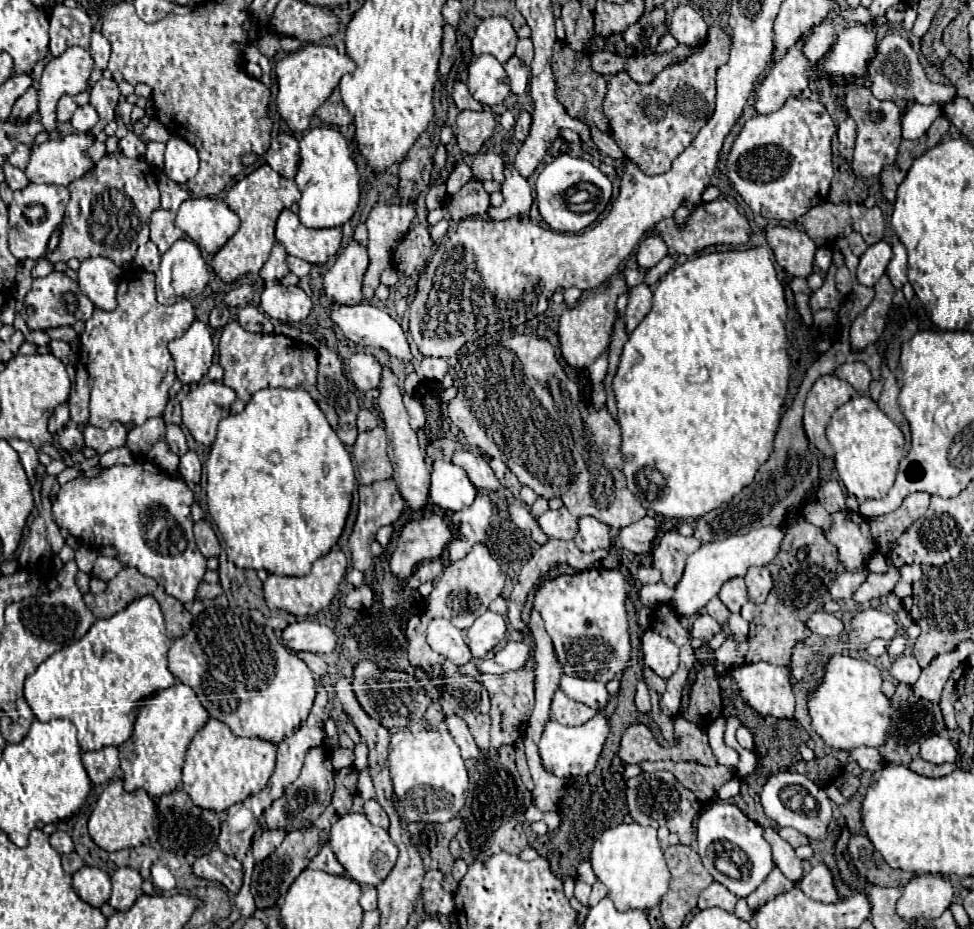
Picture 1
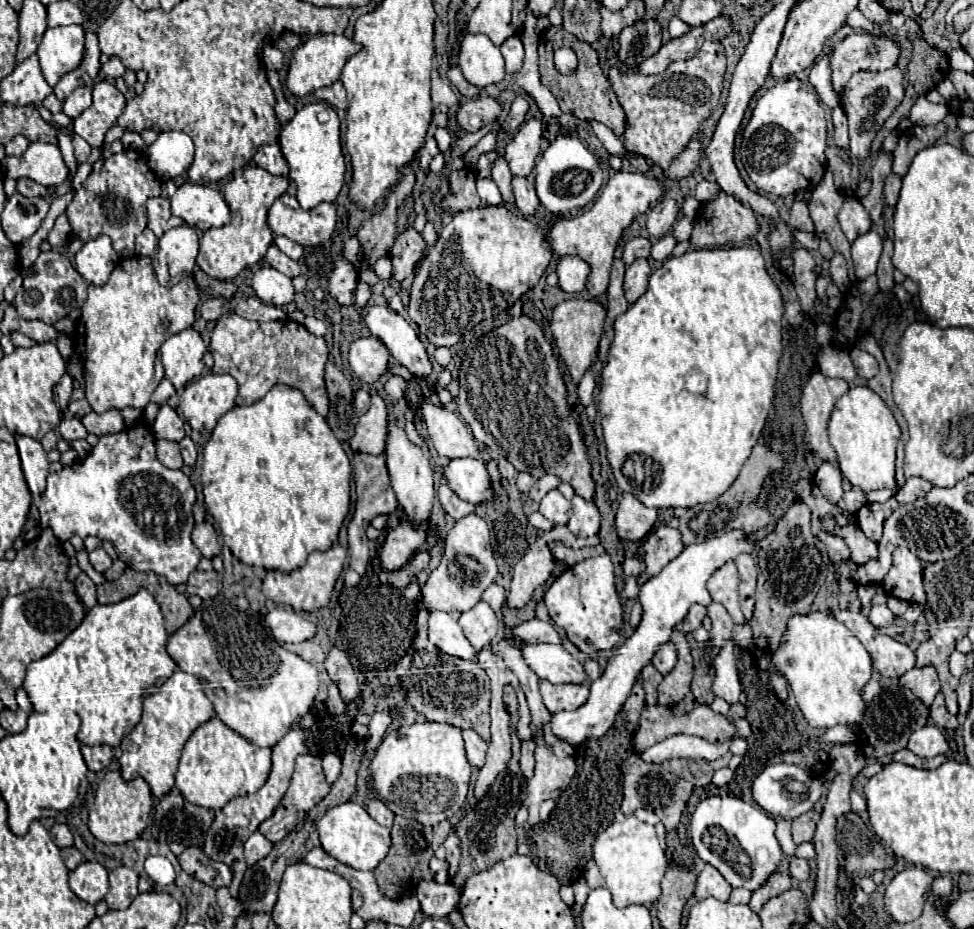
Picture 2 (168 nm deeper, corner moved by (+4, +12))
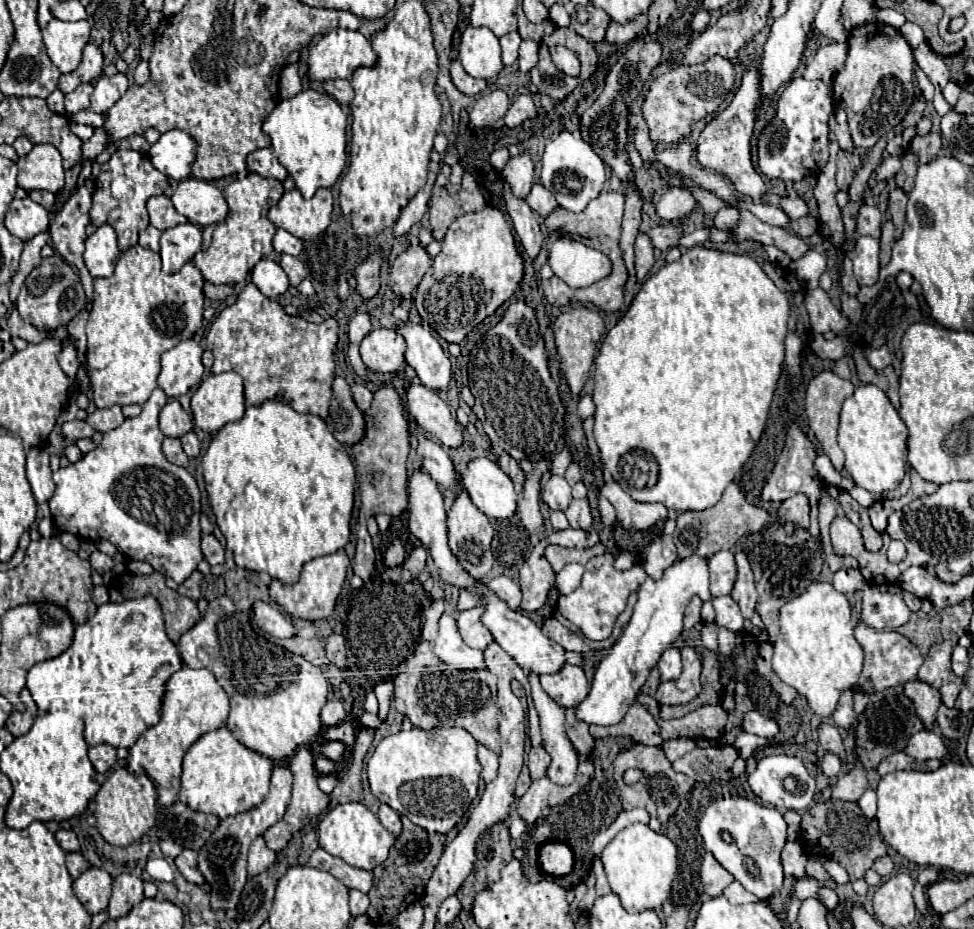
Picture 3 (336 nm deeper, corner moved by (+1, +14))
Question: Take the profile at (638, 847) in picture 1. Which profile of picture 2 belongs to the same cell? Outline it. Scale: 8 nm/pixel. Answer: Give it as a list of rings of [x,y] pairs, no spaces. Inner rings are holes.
[[[634,815],[626,817],[622,823],[614,821],[608,829],[598,833],[594,843],[594,861],[604,875],[606,889],[612,893],[616,907],[652,905],[660,897],[660,881],[668,867],[668,859],[654,827],[638,821]]]

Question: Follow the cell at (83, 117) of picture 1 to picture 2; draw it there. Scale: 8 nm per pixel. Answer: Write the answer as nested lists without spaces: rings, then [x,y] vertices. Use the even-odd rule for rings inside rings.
[[[78,87],[78,89],[74,89],[74,91],[64,99],[62,111],[64,111],[68,117],[76,119],[76,117],[78,117],[82,111],[86,111],[90,105],[92,105],[92,89],[90,89],[90,87]]]

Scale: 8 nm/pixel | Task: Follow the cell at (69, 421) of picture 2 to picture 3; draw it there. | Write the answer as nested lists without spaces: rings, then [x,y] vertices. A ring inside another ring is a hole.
[[[67,421],[63,423],[63,435],[69,439],[69,441],[77,441],[77,439],[83,439],[83,437],[91,437],[95,433],[95,429],[87,423],[87,421]]]

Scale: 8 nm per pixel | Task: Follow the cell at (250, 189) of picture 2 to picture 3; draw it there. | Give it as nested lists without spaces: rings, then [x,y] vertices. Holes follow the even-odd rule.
[[[249,173],[245,179],[237,179],[223,189],[225,201],[229,205],[229,215],[223,223],[215,223],[203,229],[203,247],[193,257],[193,263],[203,273],[205,281],[215,285],[235,285],[247,279],[249,271],[257,261],[273,253],[273,235],[275,225],[267,219],[267,211],[281,199],[285,193],[283,183],[275,179],[259,177],[257,173]]]

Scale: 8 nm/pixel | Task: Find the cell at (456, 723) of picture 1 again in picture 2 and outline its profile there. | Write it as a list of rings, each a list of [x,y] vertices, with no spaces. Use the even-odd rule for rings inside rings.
[[[466,729],[462,731],[464,735],[464,743],[466,743],[466,753],[468,753],[468,761],[472,767],[480,769],[484,765],[484,759],[486,759],[486,751],[488,751],[488,745],[482,741],[482,737],[472,731],[472,729]]]

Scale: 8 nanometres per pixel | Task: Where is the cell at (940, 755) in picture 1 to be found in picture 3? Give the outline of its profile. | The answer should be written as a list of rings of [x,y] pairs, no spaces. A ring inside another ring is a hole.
[[[923,729],[919,733],[915,733],[907,747],[905,747],[905,753],[915,757],[917,761],[927,761],[927,759],[941,759],[945,753],[947,753],[947,747],[941,739],[941,735],[937,735],[935,731],[929,731],[929,729]]]

